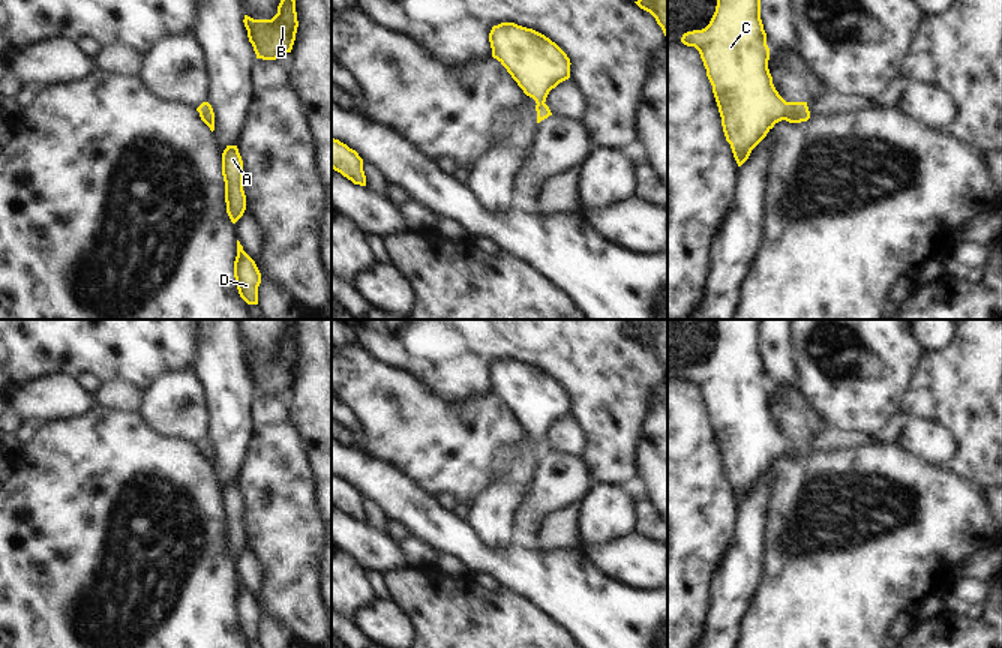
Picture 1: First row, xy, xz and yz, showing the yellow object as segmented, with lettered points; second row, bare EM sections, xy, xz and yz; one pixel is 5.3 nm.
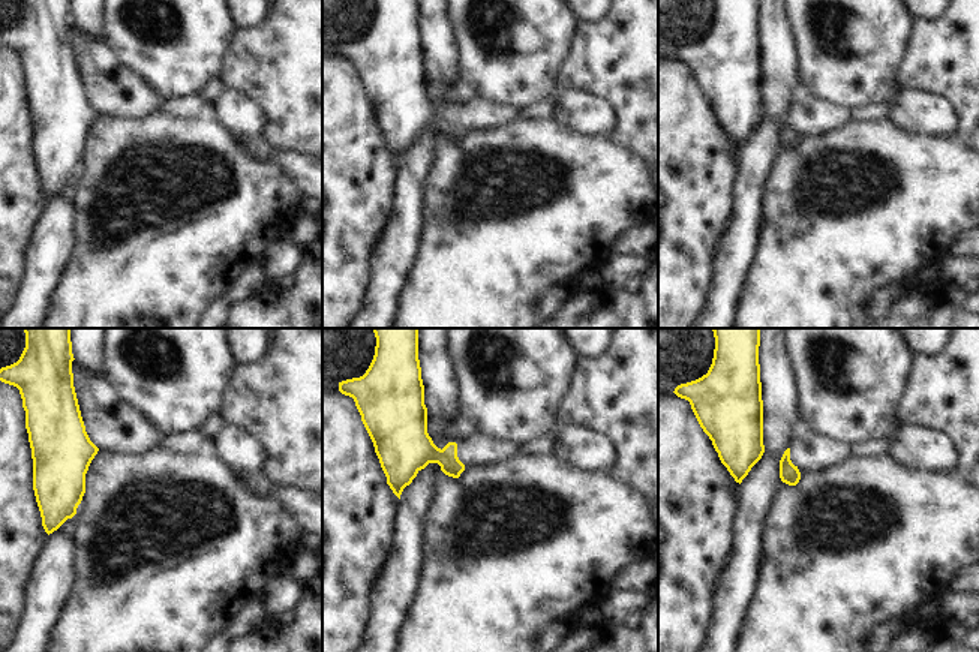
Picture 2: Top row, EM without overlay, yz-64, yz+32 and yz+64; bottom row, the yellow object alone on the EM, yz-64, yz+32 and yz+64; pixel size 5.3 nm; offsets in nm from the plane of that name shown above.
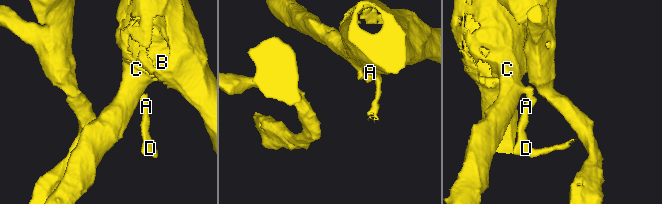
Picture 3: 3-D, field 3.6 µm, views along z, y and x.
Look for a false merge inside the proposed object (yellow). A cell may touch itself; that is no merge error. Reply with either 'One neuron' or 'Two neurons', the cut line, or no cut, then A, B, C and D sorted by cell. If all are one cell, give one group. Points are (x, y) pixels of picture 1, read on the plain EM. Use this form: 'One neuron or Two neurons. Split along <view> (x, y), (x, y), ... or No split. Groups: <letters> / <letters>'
One neuron. No split. Groups: A B C D

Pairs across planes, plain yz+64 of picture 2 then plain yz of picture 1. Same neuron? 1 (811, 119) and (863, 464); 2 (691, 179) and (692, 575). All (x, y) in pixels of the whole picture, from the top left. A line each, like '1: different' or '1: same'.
1: different
2: same

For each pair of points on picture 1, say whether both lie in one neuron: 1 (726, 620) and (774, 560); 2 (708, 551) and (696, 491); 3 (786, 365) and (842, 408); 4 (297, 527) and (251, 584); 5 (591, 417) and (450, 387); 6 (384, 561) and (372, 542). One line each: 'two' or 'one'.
1: two
2: one
3: two
4: two
5: one
6: one

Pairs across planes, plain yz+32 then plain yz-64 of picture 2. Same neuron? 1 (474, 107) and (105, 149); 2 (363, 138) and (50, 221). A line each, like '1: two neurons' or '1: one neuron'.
1: two neurons
2: two neurons

